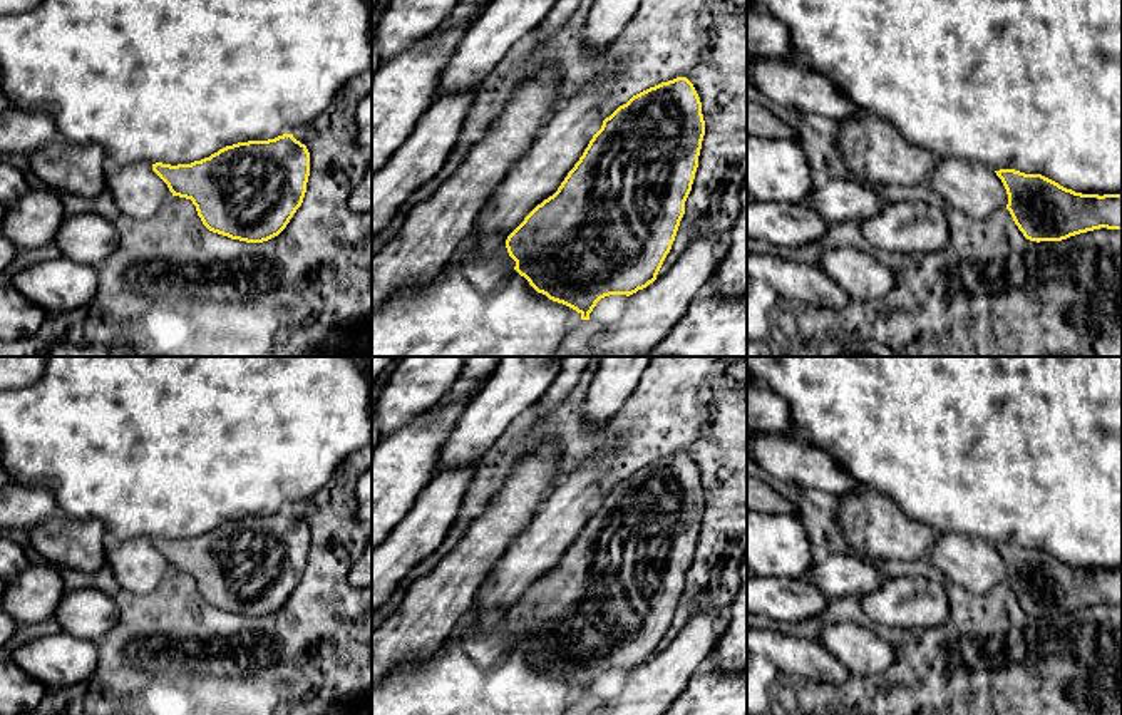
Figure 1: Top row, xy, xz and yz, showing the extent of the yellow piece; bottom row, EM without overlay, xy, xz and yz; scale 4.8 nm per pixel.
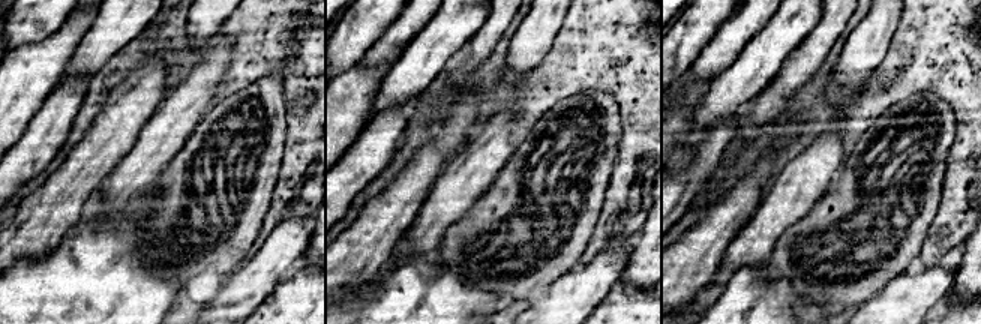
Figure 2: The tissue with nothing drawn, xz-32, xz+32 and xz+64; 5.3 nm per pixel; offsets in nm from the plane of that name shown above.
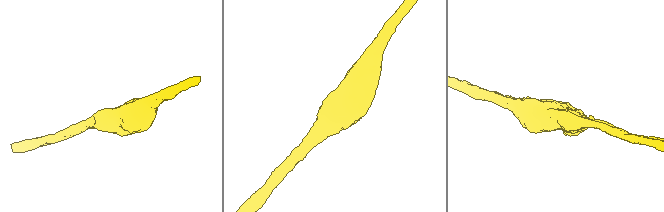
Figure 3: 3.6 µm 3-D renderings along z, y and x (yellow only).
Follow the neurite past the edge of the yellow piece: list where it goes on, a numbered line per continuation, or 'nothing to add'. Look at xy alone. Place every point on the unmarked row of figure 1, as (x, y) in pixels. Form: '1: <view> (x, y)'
nothing to add

